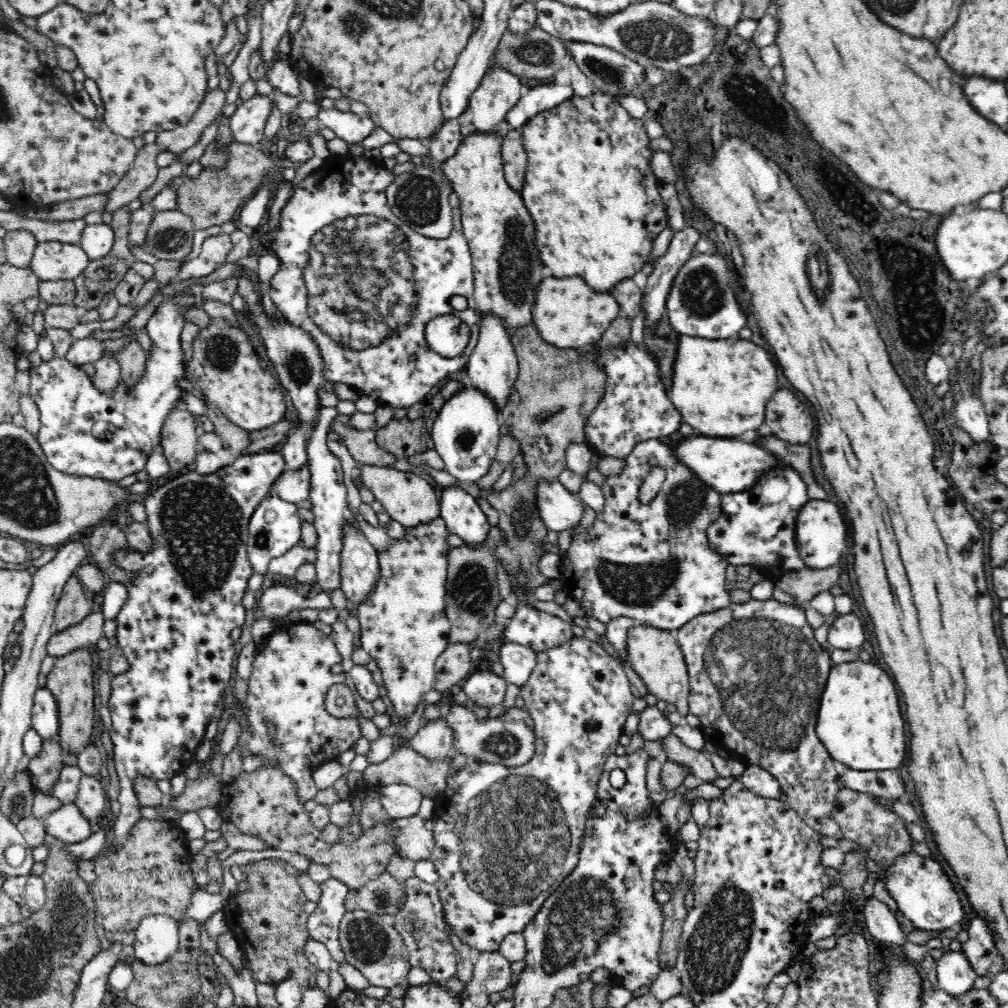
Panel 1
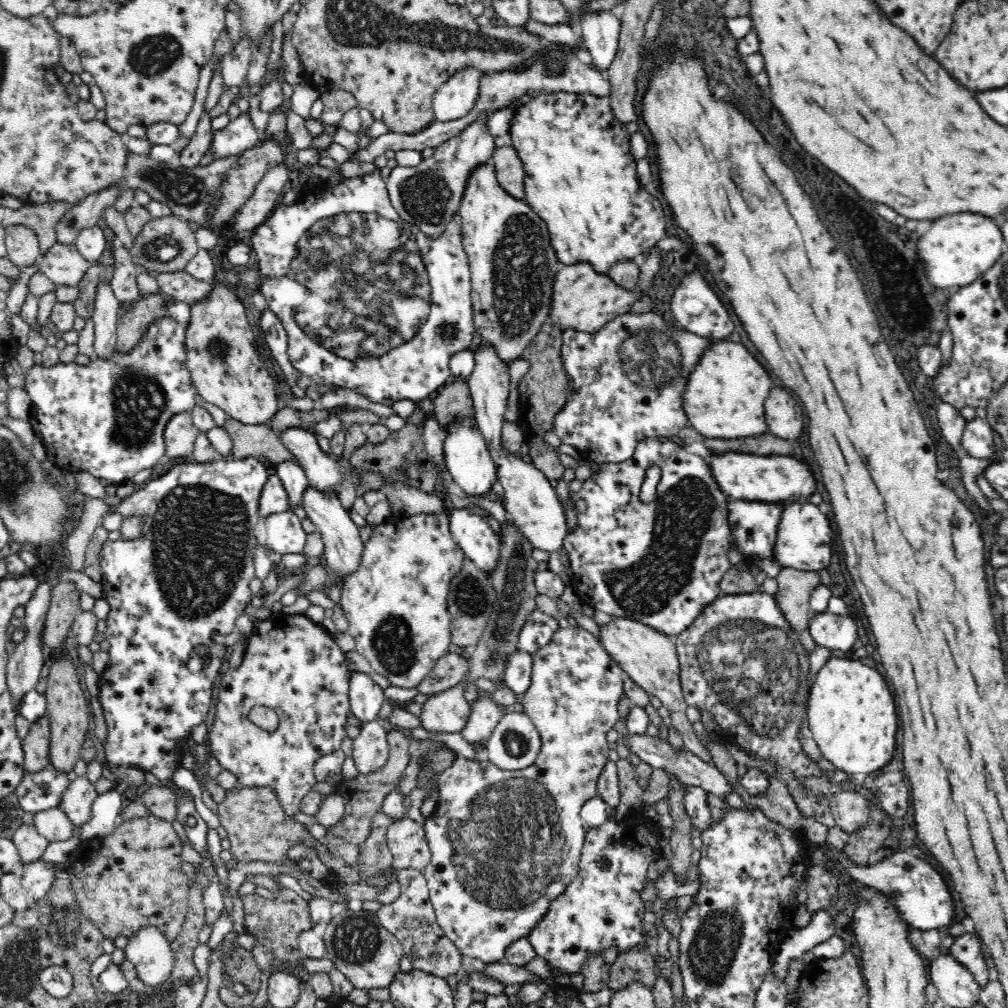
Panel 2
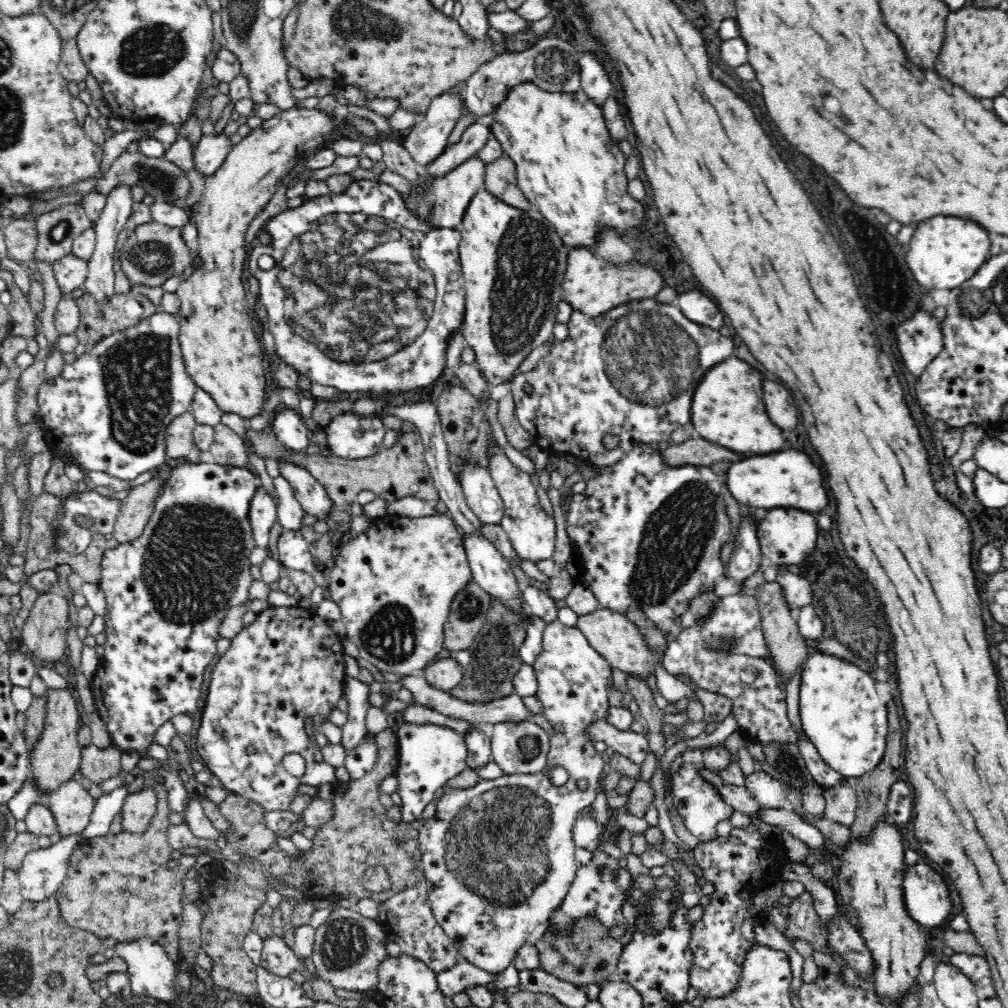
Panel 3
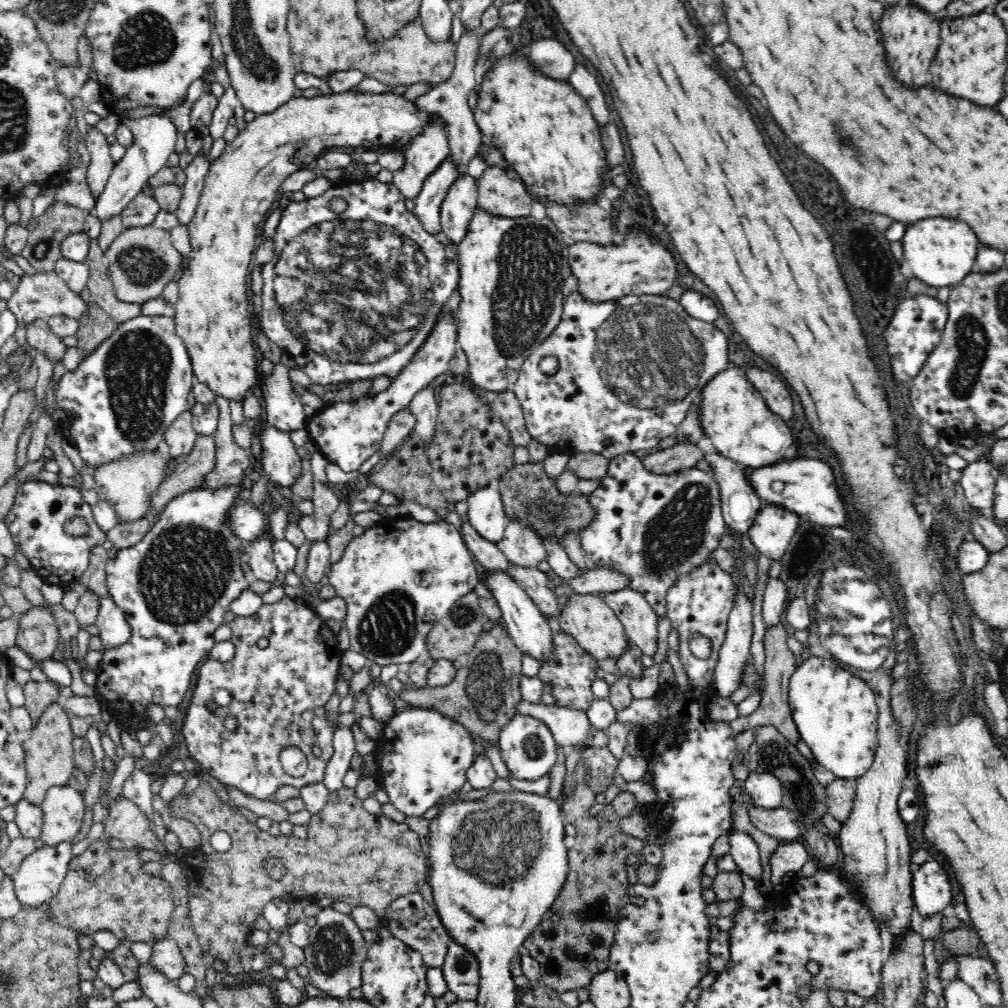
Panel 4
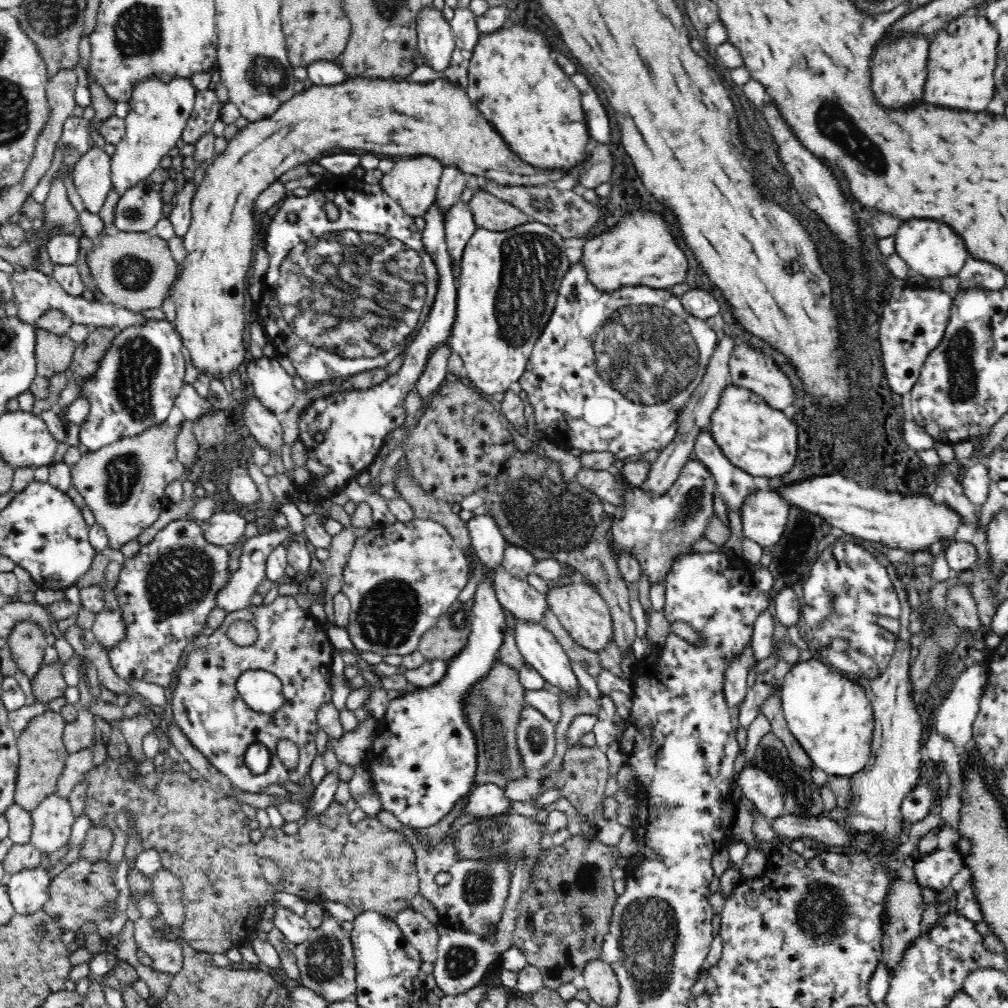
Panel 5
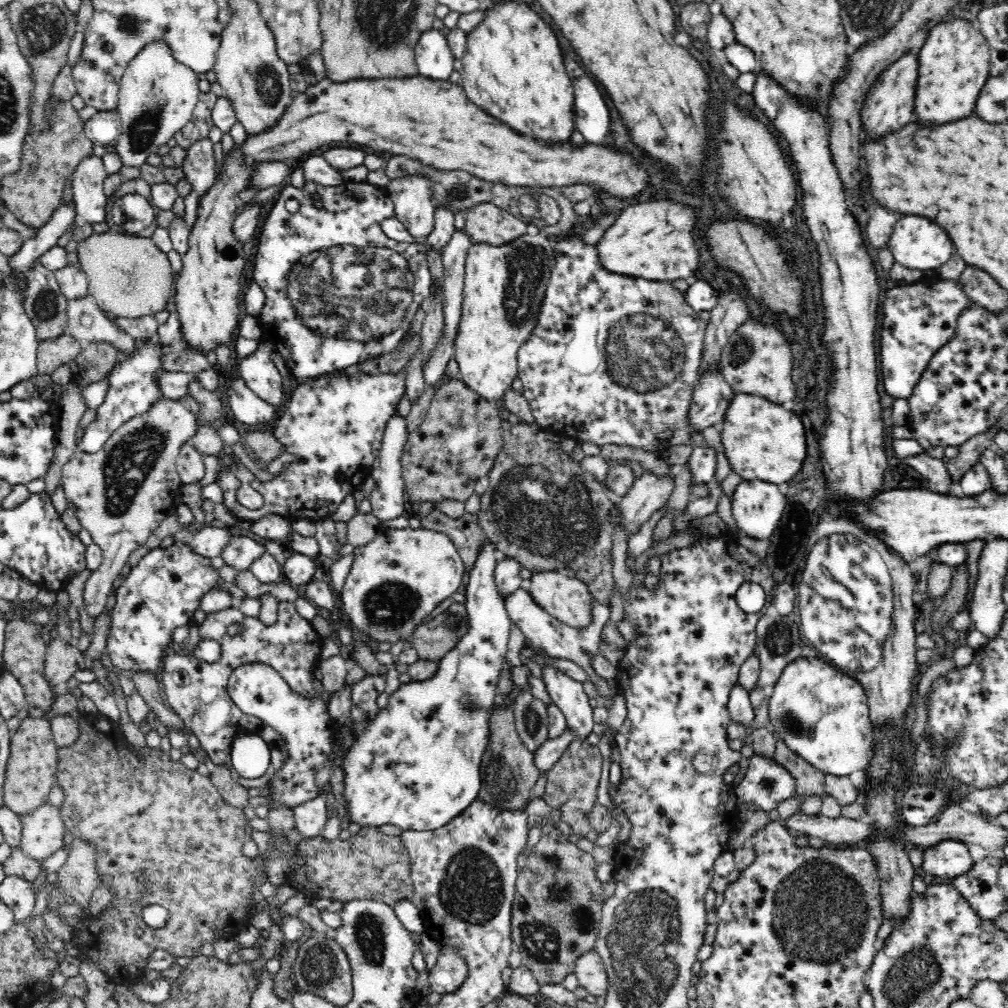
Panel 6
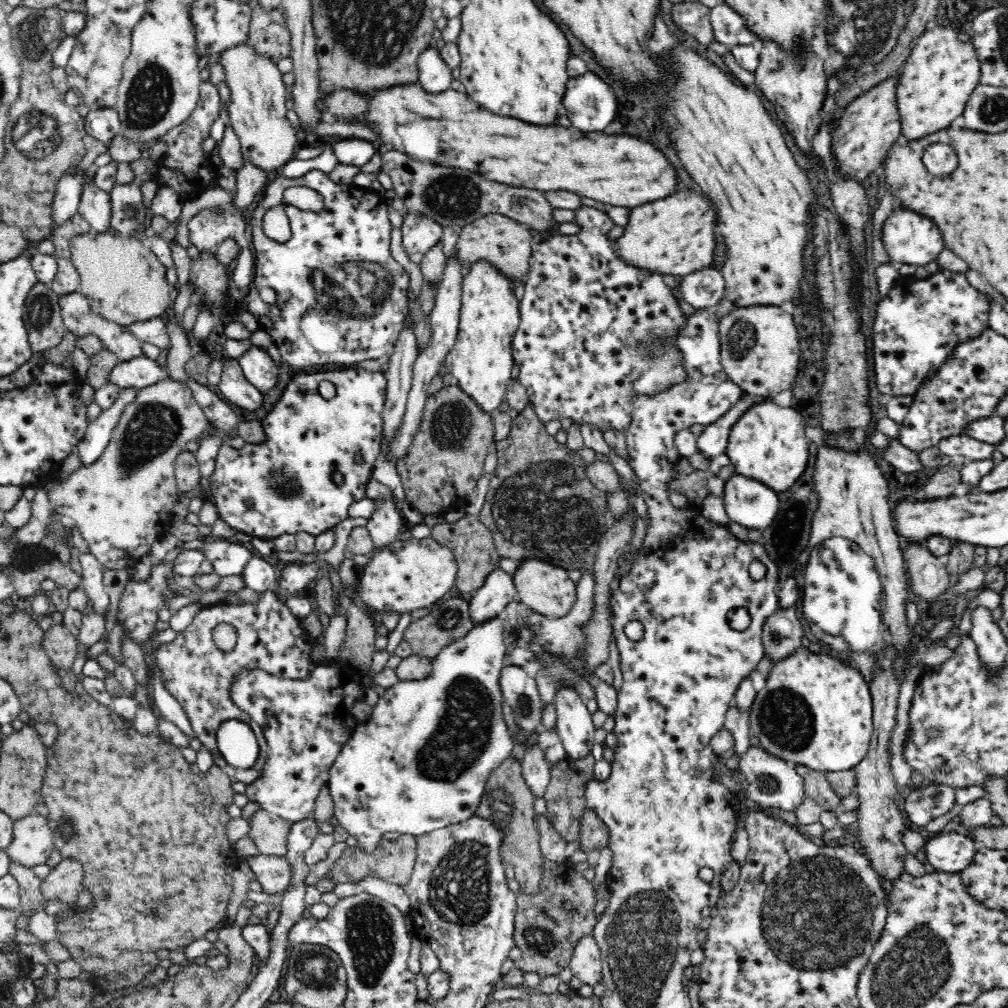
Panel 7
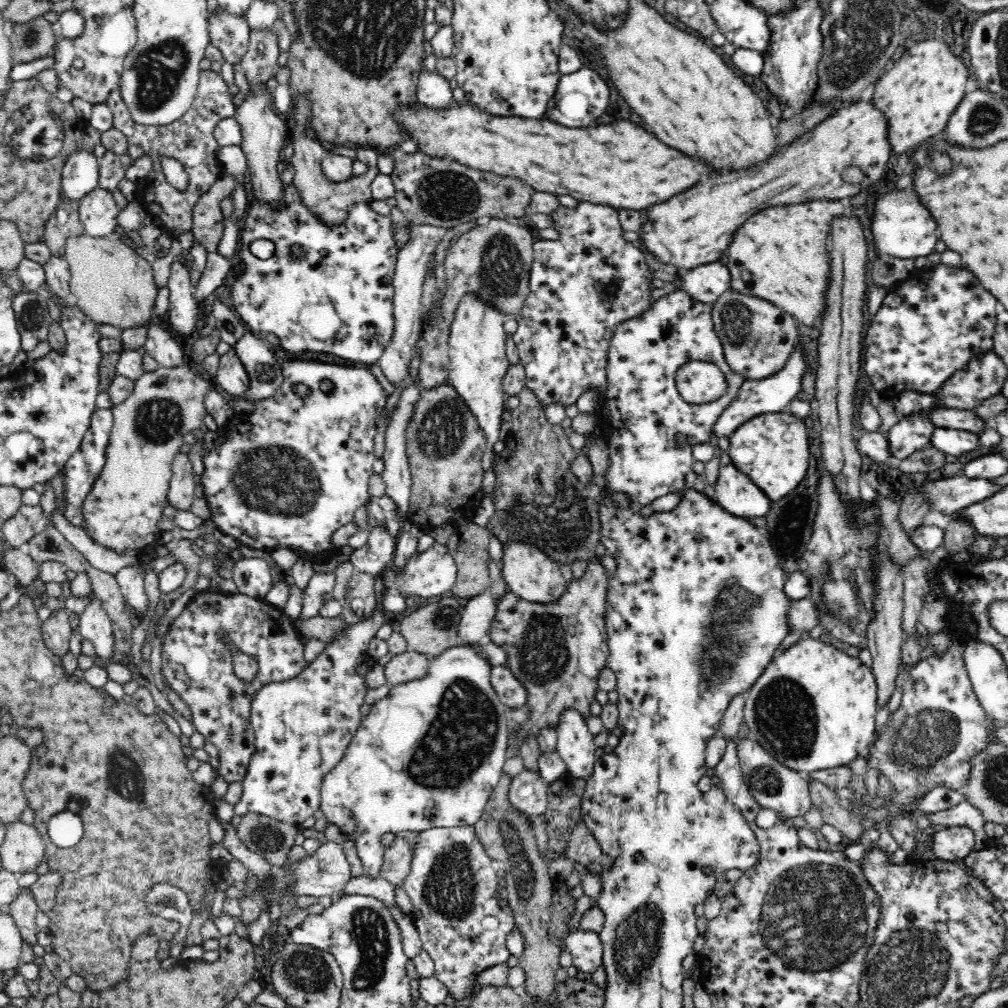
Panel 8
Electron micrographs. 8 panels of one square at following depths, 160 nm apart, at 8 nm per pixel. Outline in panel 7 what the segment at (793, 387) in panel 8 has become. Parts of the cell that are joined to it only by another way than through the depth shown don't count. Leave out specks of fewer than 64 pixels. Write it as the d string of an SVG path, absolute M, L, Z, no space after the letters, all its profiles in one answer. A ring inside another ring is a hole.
M743 392L741 400L734 404L724 416L720 416L716 422L712 422L712 424L704 428L697 437L697 451L712 459L727 452L727 440L733 424L755 404L771 400Z

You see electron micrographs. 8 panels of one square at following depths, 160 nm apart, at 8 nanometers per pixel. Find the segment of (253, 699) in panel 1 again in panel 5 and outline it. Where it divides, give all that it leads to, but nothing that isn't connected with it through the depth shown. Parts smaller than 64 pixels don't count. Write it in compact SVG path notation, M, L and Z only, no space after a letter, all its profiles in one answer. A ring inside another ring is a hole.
M278 595L276 599L267 606L250 605L249 607L238 609L226 614L224 620L215 628L210 635L198 635L192 644L192 648L187 651L184 664L180 664L178 678L170 704L172 704L172 714L175 723L190 739L190 743L203 752L206 759L221 773L224 774L232 784L235 784L240 791L250 793L261 793L270 784L284 784L284 782L298 783L303 781L303 777L309 772L312 763L317 757L316 737L319 732L319 724L316 721L318 708L322 702L330 699L330 678L332 666L333 645L328 638L328 633L322 624L315 619L309 610L298 605L296 598L290 595ZM234 620L245 620L254 625L257 630L258 638L254 644L240 646L232 642L226 630ZM246 670L267 670L275 674L283 684L285 703L279 711L273 715L257 713L250 709L236 692L236 680L242 672ZM280 740L290 740L296 744L299 751L299 760L296 769L292 771L284 767L284 763L278 758L276 746ZM260 742L268 747L272 762L266 774L253 776L250 770L243 764L243 755L250 744Z

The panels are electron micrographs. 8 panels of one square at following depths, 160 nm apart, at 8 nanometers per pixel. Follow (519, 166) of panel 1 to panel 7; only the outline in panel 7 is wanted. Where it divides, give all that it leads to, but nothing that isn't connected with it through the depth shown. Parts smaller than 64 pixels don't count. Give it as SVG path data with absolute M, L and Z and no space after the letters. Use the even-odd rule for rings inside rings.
M490 213L459 228L458 233L454 253L461 261L463 278L474 264L488 262L511 282L513 294L520 295L532 264L532 234L529 228L507 216Z

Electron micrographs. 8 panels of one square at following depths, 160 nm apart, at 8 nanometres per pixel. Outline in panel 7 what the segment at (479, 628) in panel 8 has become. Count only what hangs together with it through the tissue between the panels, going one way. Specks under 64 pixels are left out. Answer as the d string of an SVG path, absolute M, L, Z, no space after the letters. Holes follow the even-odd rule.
M501 569L493 570L484 584L468 598L468 615L473 625L504 617L506 605L516 598L514 581Z

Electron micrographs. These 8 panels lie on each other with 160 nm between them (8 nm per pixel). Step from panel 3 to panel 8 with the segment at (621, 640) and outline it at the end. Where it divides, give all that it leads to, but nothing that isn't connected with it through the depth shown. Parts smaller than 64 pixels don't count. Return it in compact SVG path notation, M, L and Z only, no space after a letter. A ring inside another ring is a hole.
M508 540L502 546L503 555L501 574L503 580L507 582L509 590L530 602L546 604L554 602L562 596L562 592L568 586L567 580L562 576L562 571L558 562L548 556L548 553L542 552L537 546L524 544L523 542L514 542Z

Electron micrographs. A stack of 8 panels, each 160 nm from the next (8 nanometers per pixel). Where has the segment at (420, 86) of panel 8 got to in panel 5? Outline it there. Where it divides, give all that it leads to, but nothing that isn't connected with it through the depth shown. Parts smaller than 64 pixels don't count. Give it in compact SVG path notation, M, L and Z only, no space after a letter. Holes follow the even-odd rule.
M434 7L420 9L416 15L417 53L426 64L436 72L450 66L455 40L449 22Z

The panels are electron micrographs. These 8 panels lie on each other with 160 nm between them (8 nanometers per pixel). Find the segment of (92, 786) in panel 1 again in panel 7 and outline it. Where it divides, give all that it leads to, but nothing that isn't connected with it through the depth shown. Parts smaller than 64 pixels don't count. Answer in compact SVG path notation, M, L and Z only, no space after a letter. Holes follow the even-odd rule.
M31 814L12 822L12 842L5 849L12 864L32 869L45 864L56 845L46 817Z

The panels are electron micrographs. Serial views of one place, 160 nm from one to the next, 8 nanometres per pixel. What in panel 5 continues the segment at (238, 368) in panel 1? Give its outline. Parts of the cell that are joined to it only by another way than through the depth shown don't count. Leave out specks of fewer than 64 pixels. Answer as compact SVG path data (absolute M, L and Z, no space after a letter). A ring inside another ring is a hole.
M352 77L342 82L342 84L332 84L332 86L318 86L312 85L310 88L304 89L299 93L296 93L290 100L280 105L280 108L272 113L272 116L268 118L248 123L244 128L237 131L235 136L227 141L227 146L223 152L217 154L214 160L205 168L205 175L201 182L201 185L196 189L194 198L192 198L191 209L191 225L188 232L183 236L183 244L186 248L186 259L180 266L177 280L173 284L170 290L170 298L175 305L176 310L176 328L175 331L179 335L179 338L184 342L188 352L190 352L191 360L202 372L205 374L212 374L218 378L224 378L229 376L230 372L234 368L242 368L244 362L244 354L246 354L246 348L244 347L244 320L247 303L248 282L250 279L250 273L252 271L252 250L254 250L254 228L256 228L256 222L254 223L254 215L252 215L252 208L254 208L254 200L258 198L260 192L264 192L276 179L284 172L292 170L294 166L298 164L304 164L304 162L312 161L312 158L320 156L320 150L328 152L332 148L360 148L360 150L368 150L369 153L376 152L376 154L390 154L392 159L410 158L415 156L432 156L434 159L438 159L442 168L444 167L458 167L458 170L462 171L467 176L475 175L478 178L494 180L502 186L536 186L545 185L546 182L560 181L566 175L570 174L570 170L560 170L560 168L542 168L541 166L532 166L527 162L522 162L505 142L502 135L493 127L493 124L488 122L482 113L471 103L471 100L466 94L465 88L461 87L458 83L452 83L447 78L436 78L428 80L426 82L414 82L414 81L394 81L391 79L379 79L379 78L366 78L366 77Z

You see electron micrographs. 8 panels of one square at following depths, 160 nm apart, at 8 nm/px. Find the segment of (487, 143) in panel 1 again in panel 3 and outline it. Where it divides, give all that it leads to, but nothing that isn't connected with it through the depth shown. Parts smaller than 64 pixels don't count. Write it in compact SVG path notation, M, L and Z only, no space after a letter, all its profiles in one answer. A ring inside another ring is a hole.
M484 189L470 201L460 224L460 236L459 258L465 279L464 340L474 351L475 366L488 385L510 383L528 354L553 339L558 303L565 298L562 284L569 252L542 213L510 207Z

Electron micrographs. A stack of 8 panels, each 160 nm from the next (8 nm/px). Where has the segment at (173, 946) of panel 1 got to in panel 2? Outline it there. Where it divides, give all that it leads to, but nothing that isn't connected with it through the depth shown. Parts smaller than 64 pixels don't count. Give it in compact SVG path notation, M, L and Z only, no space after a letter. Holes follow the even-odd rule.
M156 927L140 929L134 937L128 939L122 951L124 958L134 965L138 979L148 988L157 987L169 979L174 966L174 953L164 933Z

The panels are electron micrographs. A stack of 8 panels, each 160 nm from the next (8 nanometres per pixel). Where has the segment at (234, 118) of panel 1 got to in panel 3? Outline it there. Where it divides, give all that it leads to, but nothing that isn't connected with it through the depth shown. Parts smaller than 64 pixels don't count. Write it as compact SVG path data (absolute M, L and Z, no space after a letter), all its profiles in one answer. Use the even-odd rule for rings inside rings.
M222 134L202 135L192 152L192 157L194 157L192 169L205 177L211 175L224 162L226 154L230 152L230 148L236 141L236 136L228 139Z

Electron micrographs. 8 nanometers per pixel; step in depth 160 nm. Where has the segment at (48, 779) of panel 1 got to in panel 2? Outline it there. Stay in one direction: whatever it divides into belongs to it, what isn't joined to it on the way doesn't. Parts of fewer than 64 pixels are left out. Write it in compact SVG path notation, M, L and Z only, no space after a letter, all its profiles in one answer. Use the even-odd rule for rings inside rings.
M46 715L40 716L30 726L30 731L23 739L24 769L30 773L40 772L50 766L50 721Z

